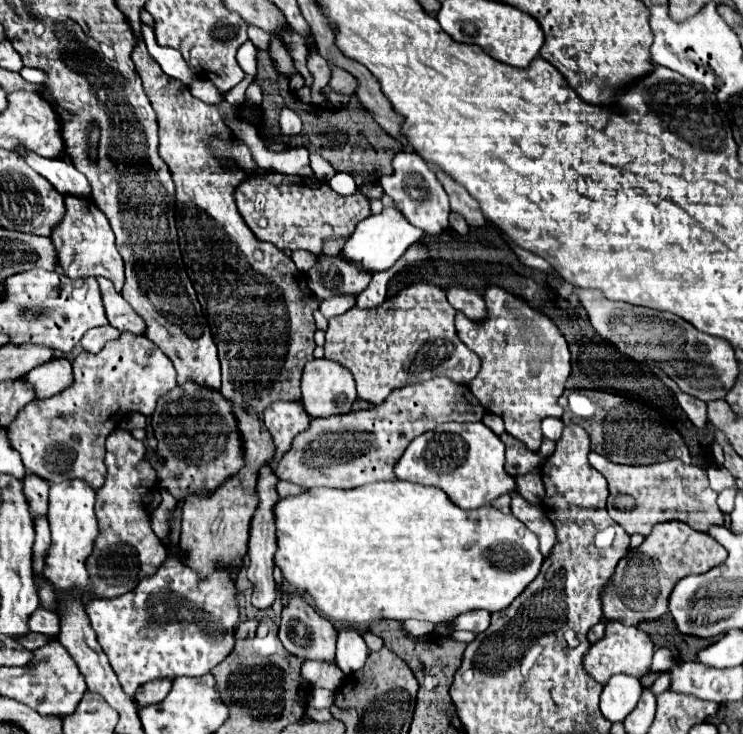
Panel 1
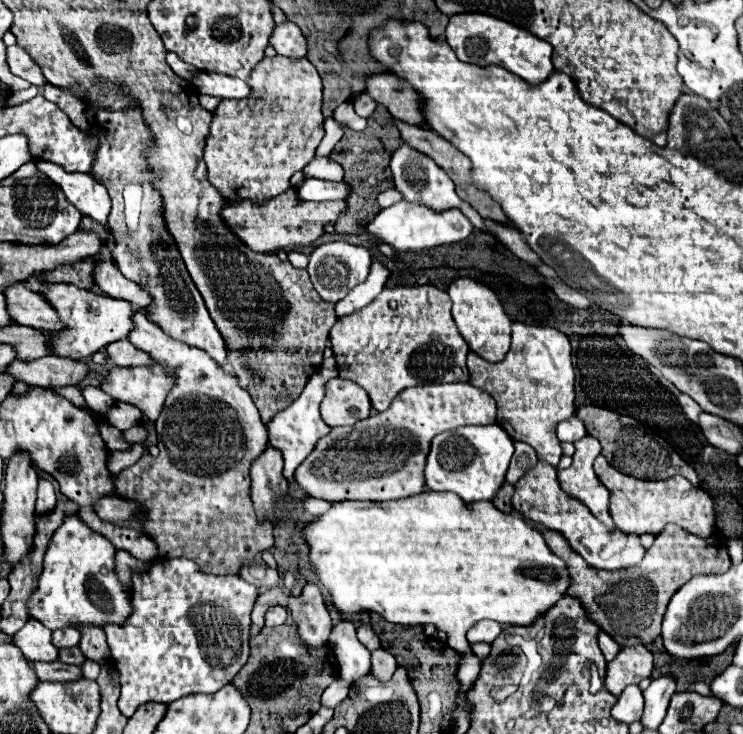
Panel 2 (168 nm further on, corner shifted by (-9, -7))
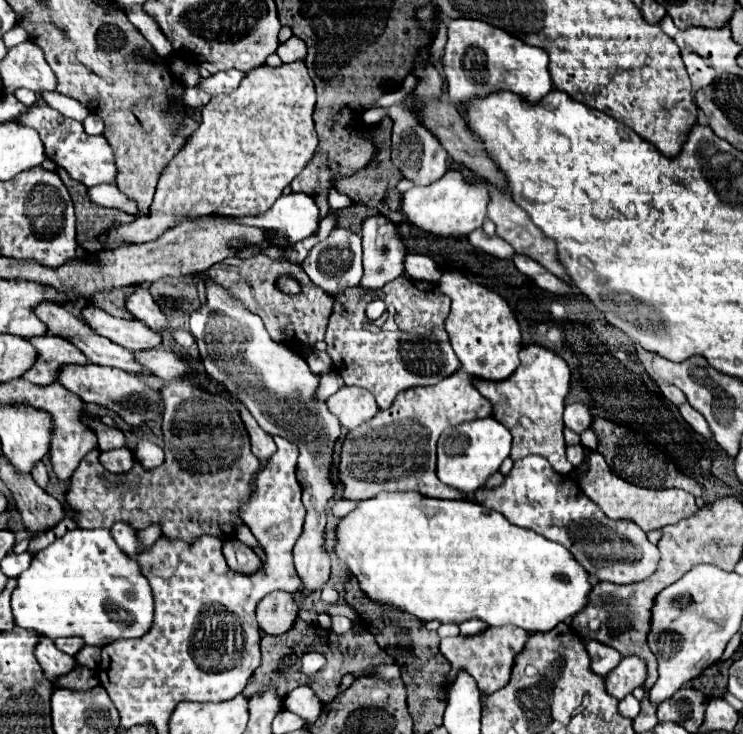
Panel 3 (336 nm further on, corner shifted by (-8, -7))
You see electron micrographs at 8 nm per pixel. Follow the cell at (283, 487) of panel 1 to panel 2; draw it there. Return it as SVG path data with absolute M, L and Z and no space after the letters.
M305 496L305 498L301 500L301 506L303 506L303 510L309 512L311 516L319 516L319 514L323 514L323 512L329 510L329 502L317 500L317 498L311 498L311 496Z

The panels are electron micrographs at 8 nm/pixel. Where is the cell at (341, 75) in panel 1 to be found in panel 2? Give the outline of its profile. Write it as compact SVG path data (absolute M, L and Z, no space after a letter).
M373 74L365 78L365 94L369 94L377 104L383 104L395 118L407 120L409 124L423 124L419 116L419 96L391 74Z

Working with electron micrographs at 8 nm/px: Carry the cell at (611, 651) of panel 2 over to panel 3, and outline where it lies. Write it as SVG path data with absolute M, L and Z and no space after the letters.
M590 640L590 644L586 644L586 652L590 656L590 670L598 676L606 676L622 660L622 656L618 652L614 652L614 648L606 648L604 644L594 644L594 640Z

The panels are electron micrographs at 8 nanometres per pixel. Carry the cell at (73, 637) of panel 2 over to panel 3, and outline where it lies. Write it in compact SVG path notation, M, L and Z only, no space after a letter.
M58 638L54 640L56 648L62 650L64 654L70 654L70 656L76 656L80 652L80 648L84 646L84 640L82 638Z

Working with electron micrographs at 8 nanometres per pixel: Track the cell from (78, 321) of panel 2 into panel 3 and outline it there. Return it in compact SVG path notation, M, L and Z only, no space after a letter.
M84 306L80 310L80 318L100 336L110 338L114 344L128 348L130 352L142 352L152 350L162 344L162 336L146 328L138 320L124 320L114 318L104 310L98 310L94 306Z

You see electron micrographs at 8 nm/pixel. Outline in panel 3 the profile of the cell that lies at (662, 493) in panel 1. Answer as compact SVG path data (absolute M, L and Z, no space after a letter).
M590 452L586 458L588 470L578 474L578 484L582 488L582 492L594 500L604 512L606 516L610 516L612 520L632 520L636 522L644 532L656 530L656 528L664 528L668 524L674 524L686 516L692 516L698 506L692 494L684 492L684 490L650 490L650 488L640 488L634 486L622 478L618 478L606 464L604 456L600 452Z

